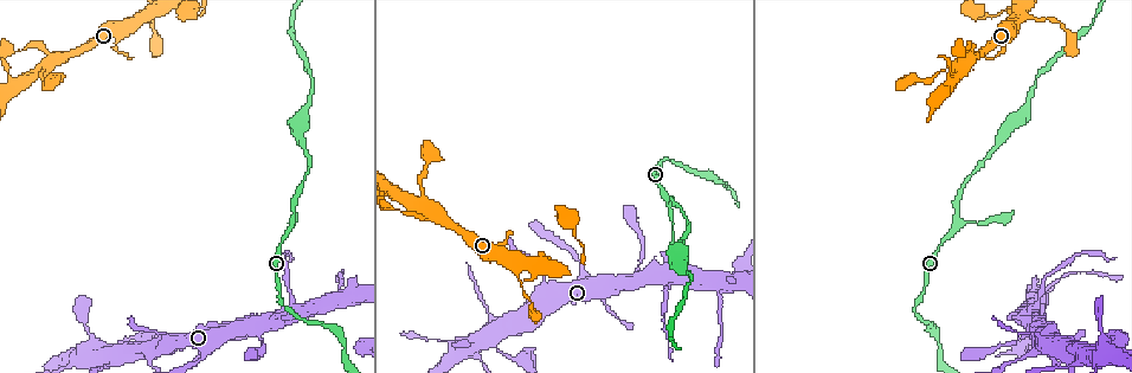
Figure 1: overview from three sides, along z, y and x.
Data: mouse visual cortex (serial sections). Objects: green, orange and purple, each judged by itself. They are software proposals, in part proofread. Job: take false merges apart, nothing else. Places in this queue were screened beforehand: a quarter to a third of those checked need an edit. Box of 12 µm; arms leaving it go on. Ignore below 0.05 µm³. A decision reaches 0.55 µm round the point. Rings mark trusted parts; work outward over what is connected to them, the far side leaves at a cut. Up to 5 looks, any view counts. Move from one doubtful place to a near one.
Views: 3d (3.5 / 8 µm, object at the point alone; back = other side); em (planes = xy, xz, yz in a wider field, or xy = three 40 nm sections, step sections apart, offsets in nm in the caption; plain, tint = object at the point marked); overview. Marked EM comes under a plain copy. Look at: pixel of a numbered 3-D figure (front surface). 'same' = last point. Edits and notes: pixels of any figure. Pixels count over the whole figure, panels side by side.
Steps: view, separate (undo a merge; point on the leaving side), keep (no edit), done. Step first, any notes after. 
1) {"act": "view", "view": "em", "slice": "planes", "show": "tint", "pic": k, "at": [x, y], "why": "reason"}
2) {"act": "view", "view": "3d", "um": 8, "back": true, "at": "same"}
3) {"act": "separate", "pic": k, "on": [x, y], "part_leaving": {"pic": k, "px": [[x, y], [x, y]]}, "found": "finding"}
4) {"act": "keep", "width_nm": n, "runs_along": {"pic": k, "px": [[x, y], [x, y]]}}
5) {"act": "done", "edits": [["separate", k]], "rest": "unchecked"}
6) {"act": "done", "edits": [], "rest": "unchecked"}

{"act": "view", "view": "3d", "um": 3.5, "pic": 1, "at": [671, 279], "why": "two arms in line, one across"}

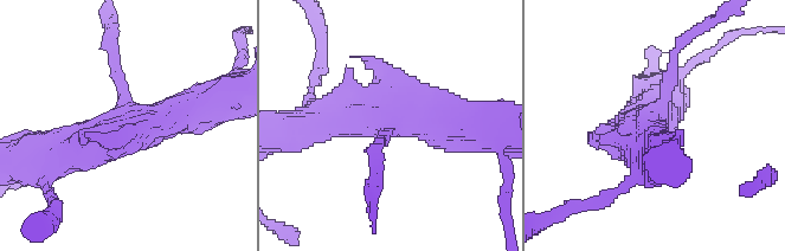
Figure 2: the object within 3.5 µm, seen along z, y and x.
{"act": "view", "view": "em", "slice": "xy", "step": 1, "show": "tint", "pic": 2, "at": [660, 110], "why": "shape alone is not enough"}

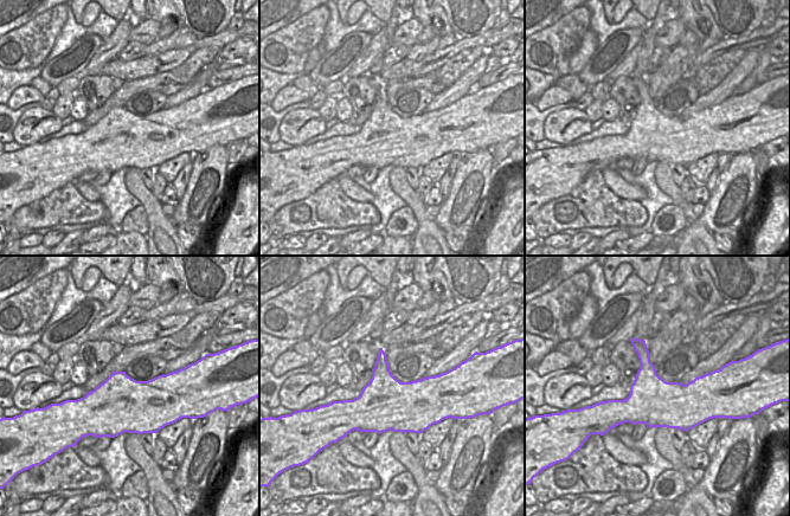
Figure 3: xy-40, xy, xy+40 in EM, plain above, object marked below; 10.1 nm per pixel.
{"act": "separate", "pic": 2, "on": [111, 42], "width_nm": 550, "border": {"pic": 3, "px": [[646, 348], [643, 366], [636, 376]]}, "found": "two cells meet here"}

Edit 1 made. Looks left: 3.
{"act": "view", "view": "3d", "um": 8, "pic": 1, "at": [294, 223], "why": "arms part here"}

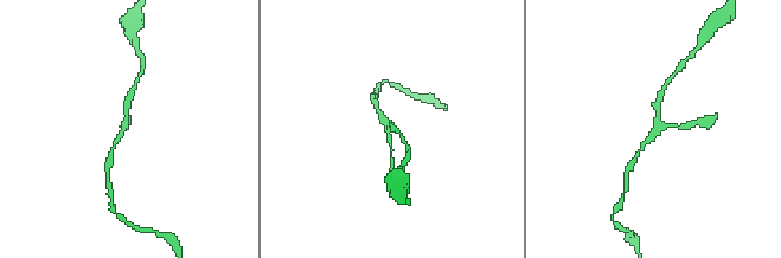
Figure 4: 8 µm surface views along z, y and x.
{"act": "view", "view": "3d", "um": 3.5, "pic": 4, "at": [125, 126]}

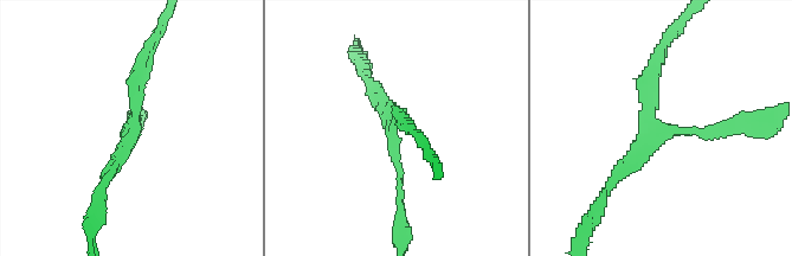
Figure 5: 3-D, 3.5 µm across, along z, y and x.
{"act": "view", "view": "em", "slice": "planes", "show": "tint", "pic": 5, "at": [134, 135], "why": "shape alone is not enough"}

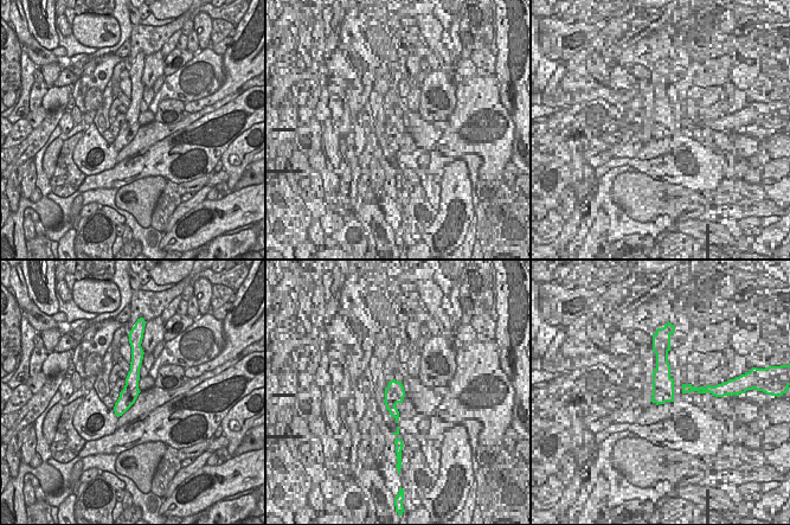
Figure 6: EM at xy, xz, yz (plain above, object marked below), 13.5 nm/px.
{"act": "keep", "runs_along": {"pic": 5, "px": [[606, 192], [651, 134], [661, 58]]}, "found": "one cell here"}

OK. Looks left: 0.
{"act": "done", "edits": [["separate", 2]], "rest": "unchecked"}

